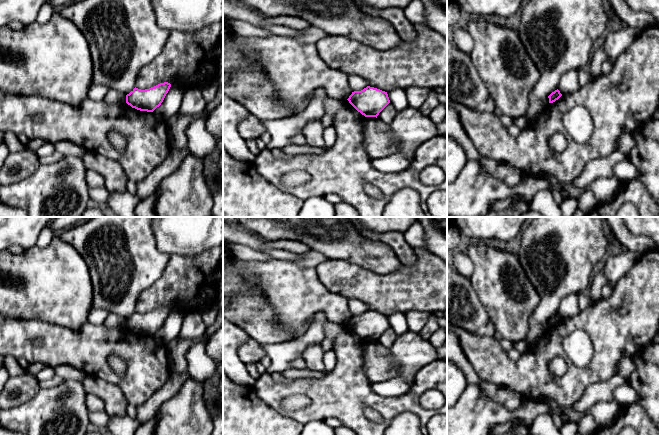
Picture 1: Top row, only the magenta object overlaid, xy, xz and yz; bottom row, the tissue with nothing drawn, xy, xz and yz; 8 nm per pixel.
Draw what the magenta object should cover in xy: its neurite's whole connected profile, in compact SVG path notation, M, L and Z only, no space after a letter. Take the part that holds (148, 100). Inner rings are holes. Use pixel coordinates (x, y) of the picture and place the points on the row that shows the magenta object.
M168 82L160 83L145 90L135 87L126 95L126 103L137 110L153 112L161 105L170 87L171 84Z

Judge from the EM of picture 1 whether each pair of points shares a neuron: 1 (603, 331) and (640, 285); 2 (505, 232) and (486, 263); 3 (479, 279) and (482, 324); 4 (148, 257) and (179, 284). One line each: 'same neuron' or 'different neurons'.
1: same neuron
2: different neurons
3: different neurons
4: different neurons

